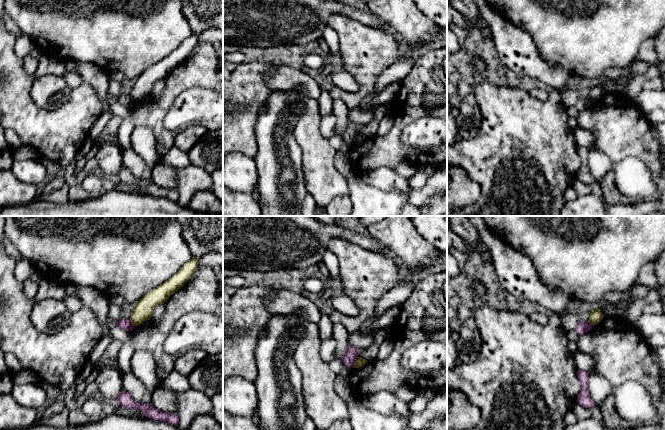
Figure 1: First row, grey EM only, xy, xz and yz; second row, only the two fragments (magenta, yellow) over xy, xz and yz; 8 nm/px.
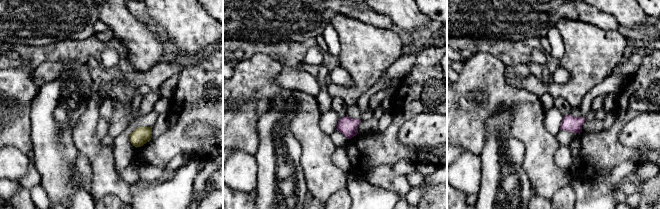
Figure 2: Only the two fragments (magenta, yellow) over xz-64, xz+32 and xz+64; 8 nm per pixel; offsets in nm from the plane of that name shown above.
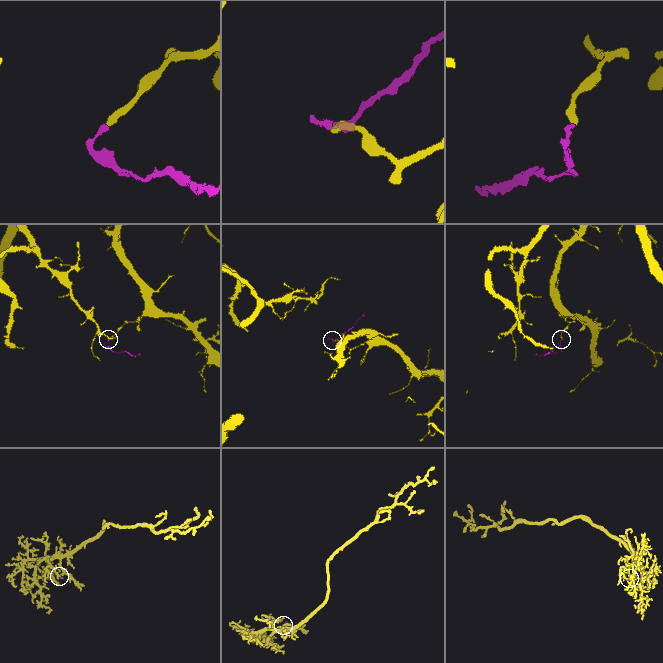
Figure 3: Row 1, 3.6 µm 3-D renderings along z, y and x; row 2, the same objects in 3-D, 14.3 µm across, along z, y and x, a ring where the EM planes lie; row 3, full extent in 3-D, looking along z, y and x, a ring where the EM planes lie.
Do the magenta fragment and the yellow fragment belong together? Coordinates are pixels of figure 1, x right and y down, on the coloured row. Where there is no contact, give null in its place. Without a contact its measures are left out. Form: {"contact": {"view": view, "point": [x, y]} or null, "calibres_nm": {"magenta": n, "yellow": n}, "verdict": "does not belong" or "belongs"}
{"contact": {"view": "xz", "point": [354, 362]}, "calibres_nm": {"magenta": 100, "yellow": 70}, "verdict": "does not belong"}

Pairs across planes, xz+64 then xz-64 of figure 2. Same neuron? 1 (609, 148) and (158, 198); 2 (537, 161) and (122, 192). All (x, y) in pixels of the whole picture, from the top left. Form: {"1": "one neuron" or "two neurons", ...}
{"1": "two neurons", "2": "one neuron"}

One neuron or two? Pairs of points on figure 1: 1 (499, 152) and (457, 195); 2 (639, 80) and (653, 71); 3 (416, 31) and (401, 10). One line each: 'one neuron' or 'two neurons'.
1: two neurons
2: one neuron
3: one neuron

